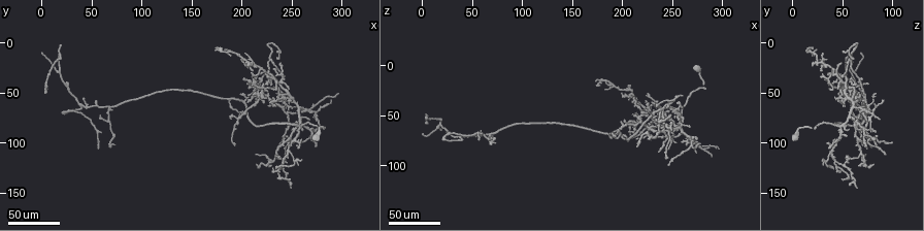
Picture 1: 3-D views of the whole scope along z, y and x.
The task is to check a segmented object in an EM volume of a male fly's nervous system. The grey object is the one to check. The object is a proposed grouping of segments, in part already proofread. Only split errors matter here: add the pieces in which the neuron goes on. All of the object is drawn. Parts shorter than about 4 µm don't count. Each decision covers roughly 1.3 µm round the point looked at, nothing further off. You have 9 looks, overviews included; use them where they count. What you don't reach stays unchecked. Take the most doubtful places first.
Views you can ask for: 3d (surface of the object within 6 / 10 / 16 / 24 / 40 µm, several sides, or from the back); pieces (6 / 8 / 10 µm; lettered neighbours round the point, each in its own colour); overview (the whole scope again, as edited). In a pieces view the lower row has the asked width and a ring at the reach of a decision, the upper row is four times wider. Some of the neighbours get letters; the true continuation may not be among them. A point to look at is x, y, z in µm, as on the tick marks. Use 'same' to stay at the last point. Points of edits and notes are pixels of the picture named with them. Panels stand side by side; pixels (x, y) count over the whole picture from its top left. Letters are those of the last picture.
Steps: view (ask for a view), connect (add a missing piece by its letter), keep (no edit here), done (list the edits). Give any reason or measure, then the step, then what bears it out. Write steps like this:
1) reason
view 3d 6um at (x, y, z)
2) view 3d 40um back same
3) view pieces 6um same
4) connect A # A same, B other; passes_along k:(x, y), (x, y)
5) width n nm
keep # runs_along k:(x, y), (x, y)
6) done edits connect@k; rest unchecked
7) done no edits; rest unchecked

branch stops here
view 3d 24um at (244, 100, 102)

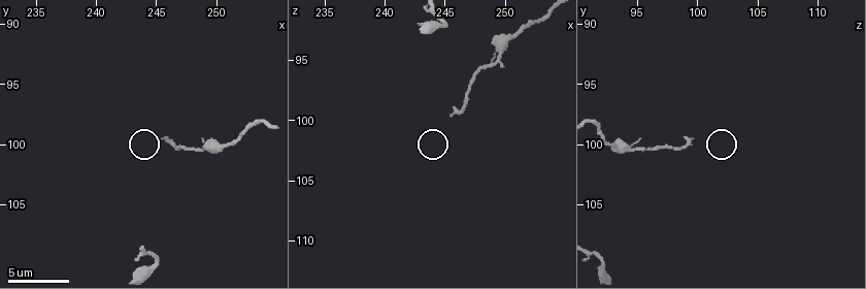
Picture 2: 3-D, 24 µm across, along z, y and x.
see the neighbours
view pieces 8um at (245.8, 99.4, 99.4)

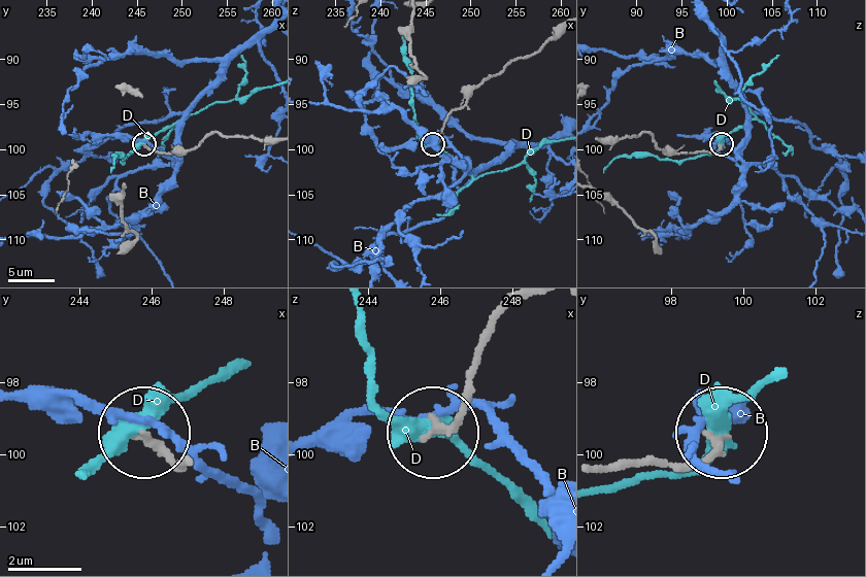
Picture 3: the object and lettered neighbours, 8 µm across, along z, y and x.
keep # B other, D other; runs_along 3:(603, 467), (687, 467), (720, 442); no lettered piece goes on from it

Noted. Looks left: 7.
branch stops here
view 3d 40um at (232, 112, 52)

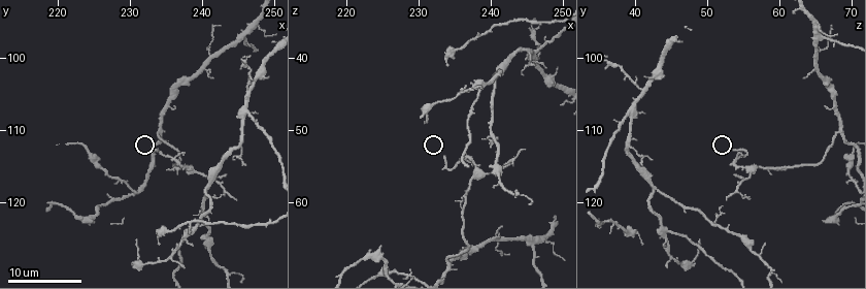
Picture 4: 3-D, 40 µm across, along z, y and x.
view pieces 8um at (234.0, 113.0, 53.5)

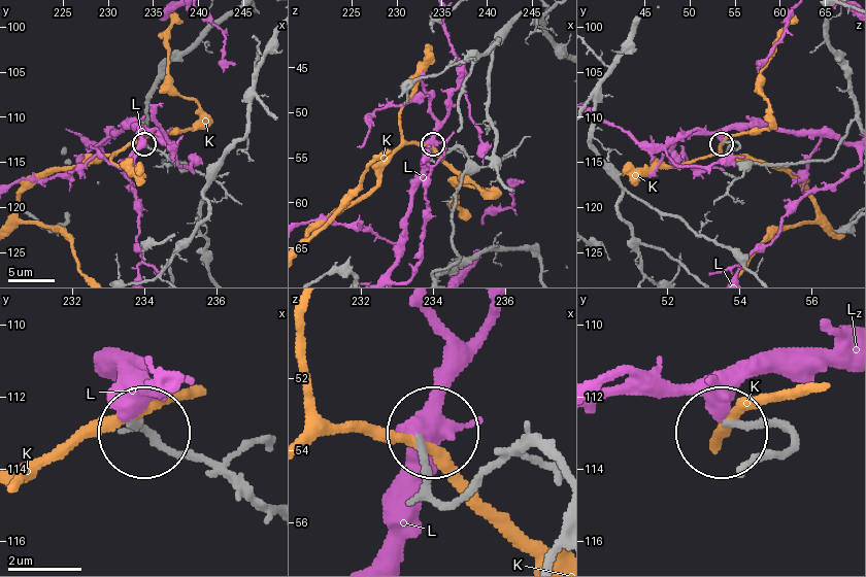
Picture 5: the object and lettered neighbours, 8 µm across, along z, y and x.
width 200 nm
keep # K other, L other; none of them fits

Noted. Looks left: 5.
an open end
view 3d 40um at (272, 96, 84)

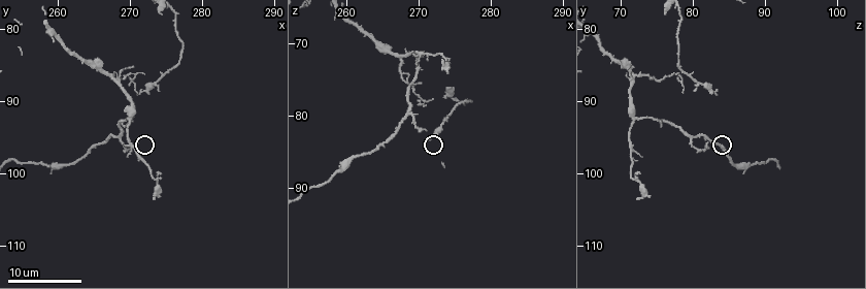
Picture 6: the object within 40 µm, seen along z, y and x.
view pieces 8um at (271.0, 96.5, 82.0)

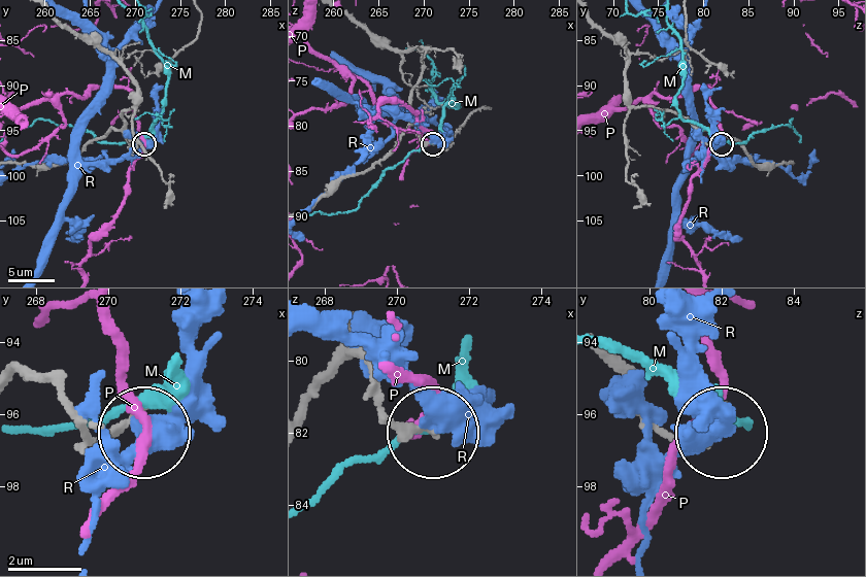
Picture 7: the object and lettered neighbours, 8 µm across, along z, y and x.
keep # M other, P other, R other; no lettered piece goes on from it

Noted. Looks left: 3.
free end
view 3d 40um at (268, 78, 60)

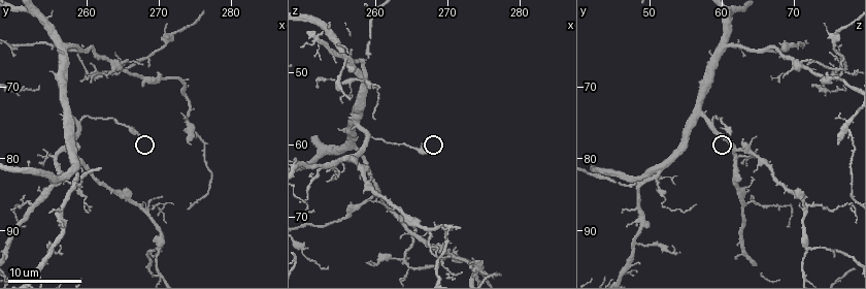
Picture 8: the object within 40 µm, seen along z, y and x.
view pieces 10um at (267.0, 77.0, 61.0)

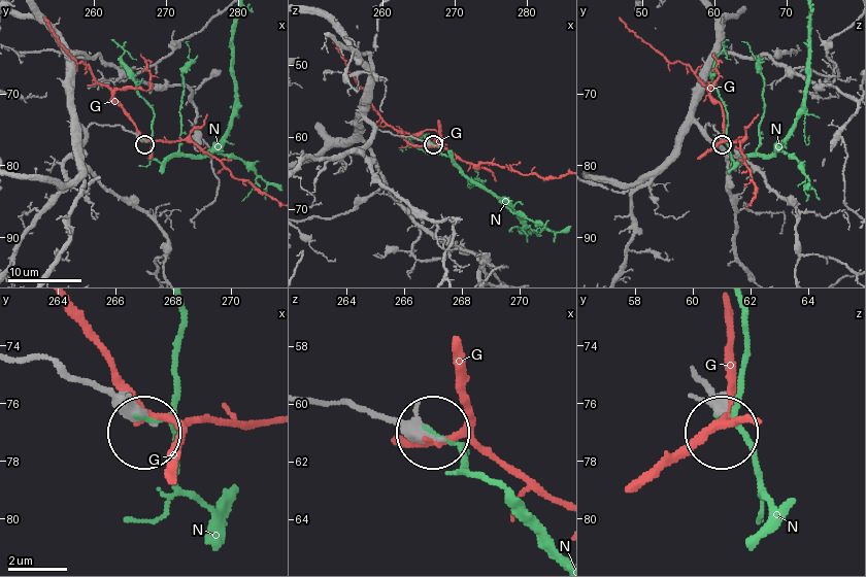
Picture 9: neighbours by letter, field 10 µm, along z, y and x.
keep # G other, N other; runs_along 9:(19, 360), (48, 360), (107, 387), (150, 425); no lettered piece goes on from it

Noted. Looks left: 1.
done no edits; rest unchecked

